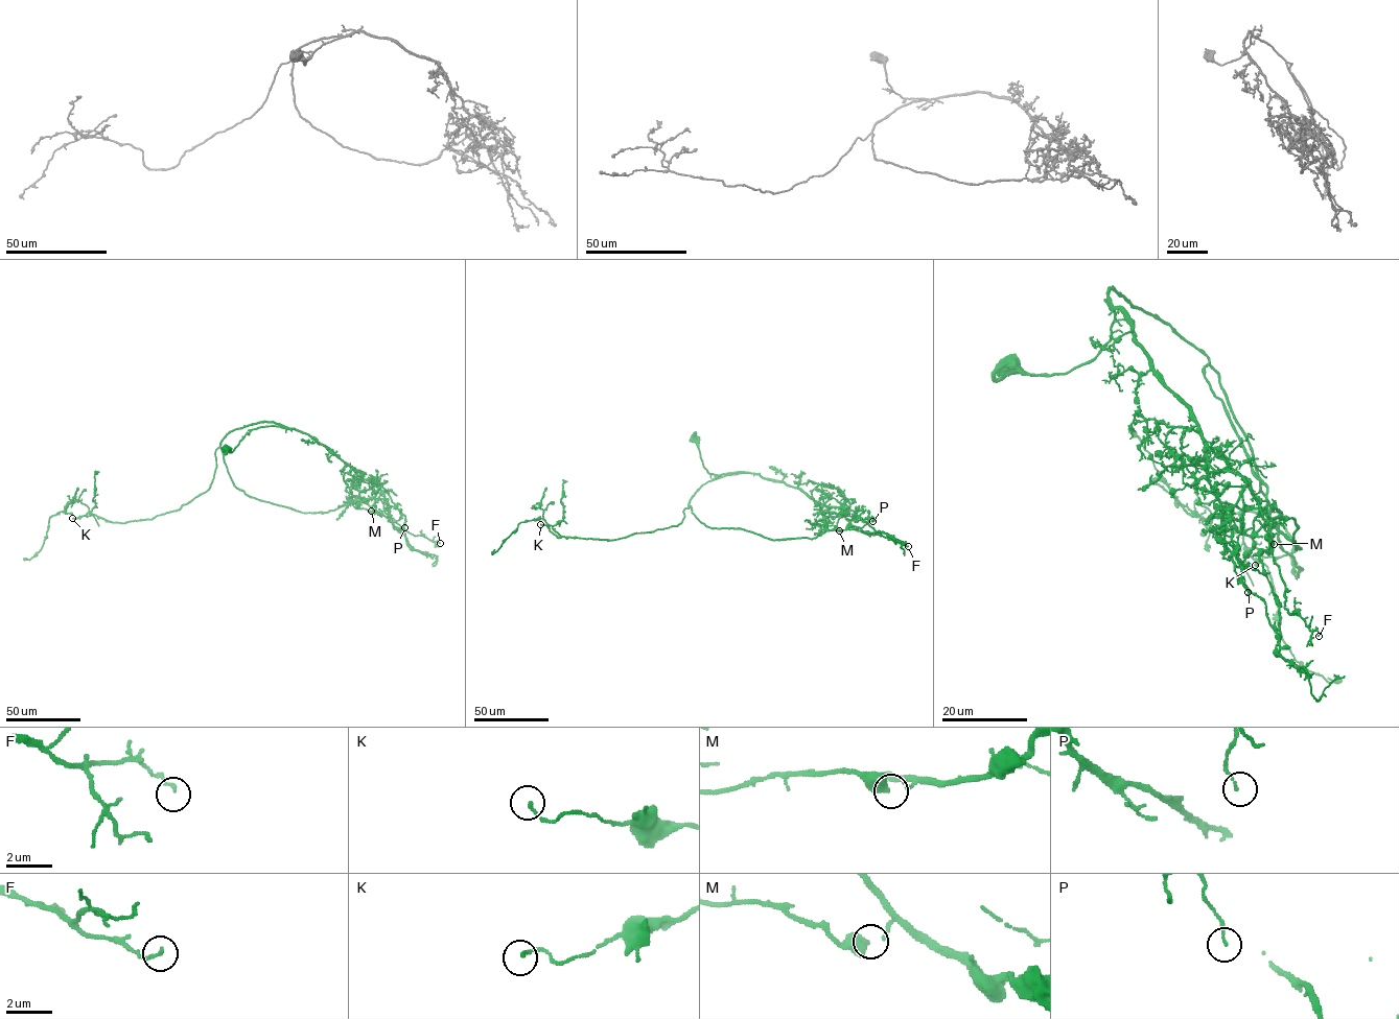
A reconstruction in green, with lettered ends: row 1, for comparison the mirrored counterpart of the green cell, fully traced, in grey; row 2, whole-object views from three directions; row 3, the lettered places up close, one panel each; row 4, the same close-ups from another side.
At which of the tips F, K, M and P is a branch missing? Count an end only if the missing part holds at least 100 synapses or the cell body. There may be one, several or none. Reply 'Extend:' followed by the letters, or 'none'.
Extend: none

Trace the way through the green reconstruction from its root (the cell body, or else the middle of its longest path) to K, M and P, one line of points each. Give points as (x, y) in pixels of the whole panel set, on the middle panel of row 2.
K: (694, 439), (709, 473), (751, 473), (704, 483), (679, 524), (607, 540), (562, 537), (540, 524)
M: (694, 439), (709, 473), (747, 472), (799, 488), (823, 505), (820, 510), (828, 527), (819, 532), (839, 530)
P: (694, 439), (709, 473), (759, 474), (799, 488), (825, 505), (839, 507), (848, 520), (872, 517), (872, 521)

